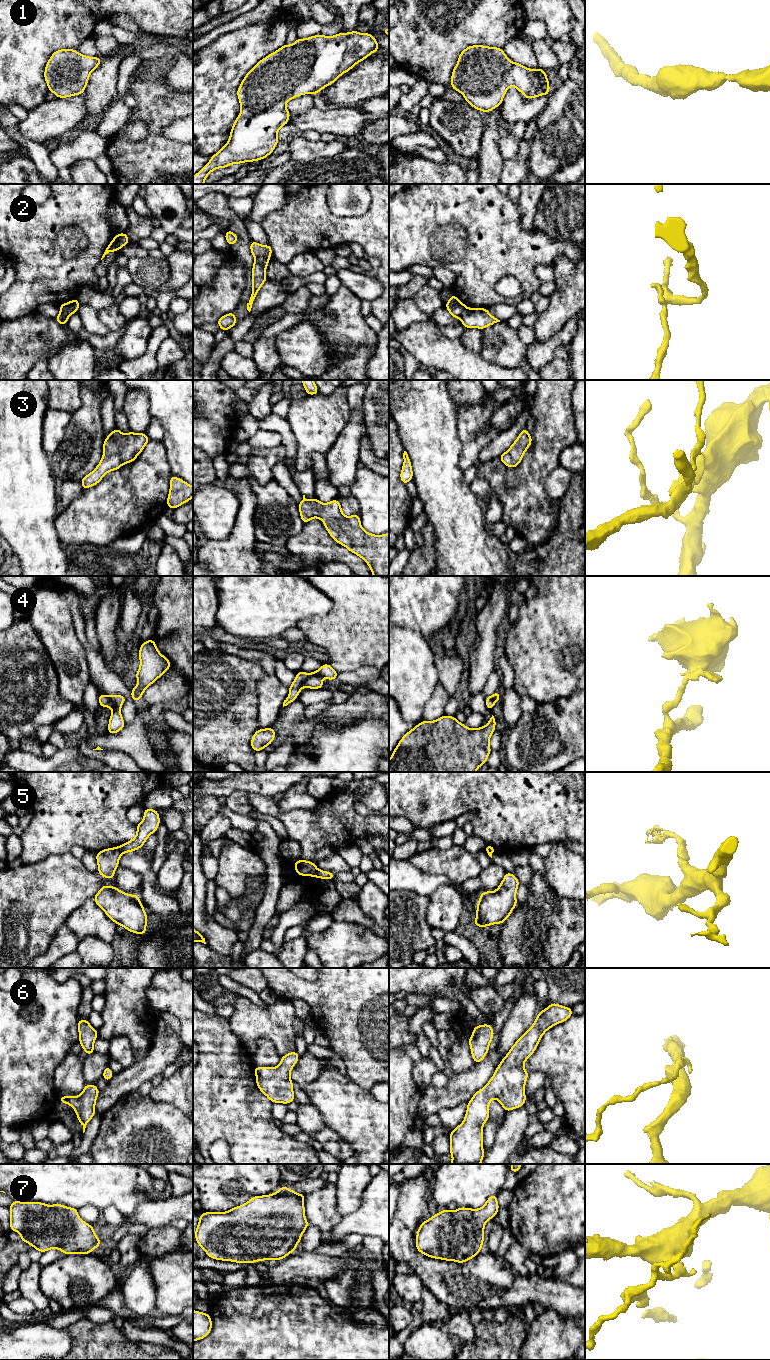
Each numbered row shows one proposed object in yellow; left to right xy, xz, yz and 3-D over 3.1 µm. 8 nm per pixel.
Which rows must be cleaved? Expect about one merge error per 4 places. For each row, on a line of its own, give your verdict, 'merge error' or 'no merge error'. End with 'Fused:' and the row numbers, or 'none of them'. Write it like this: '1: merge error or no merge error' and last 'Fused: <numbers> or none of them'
1: no merge error
2: merge error
3: no merge error
4: merge error
5: merge error
6: no merge error
7: no merge error
Fused: 2, 4, 5

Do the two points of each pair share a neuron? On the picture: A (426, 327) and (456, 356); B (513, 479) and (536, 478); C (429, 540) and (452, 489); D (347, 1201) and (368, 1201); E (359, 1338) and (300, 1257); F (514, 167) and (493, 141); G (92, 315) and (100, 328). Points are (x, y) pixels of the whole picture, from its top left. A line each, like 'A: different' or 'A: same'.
A: same
B: same
C: different
D: different
E: different
F: same
G: same

